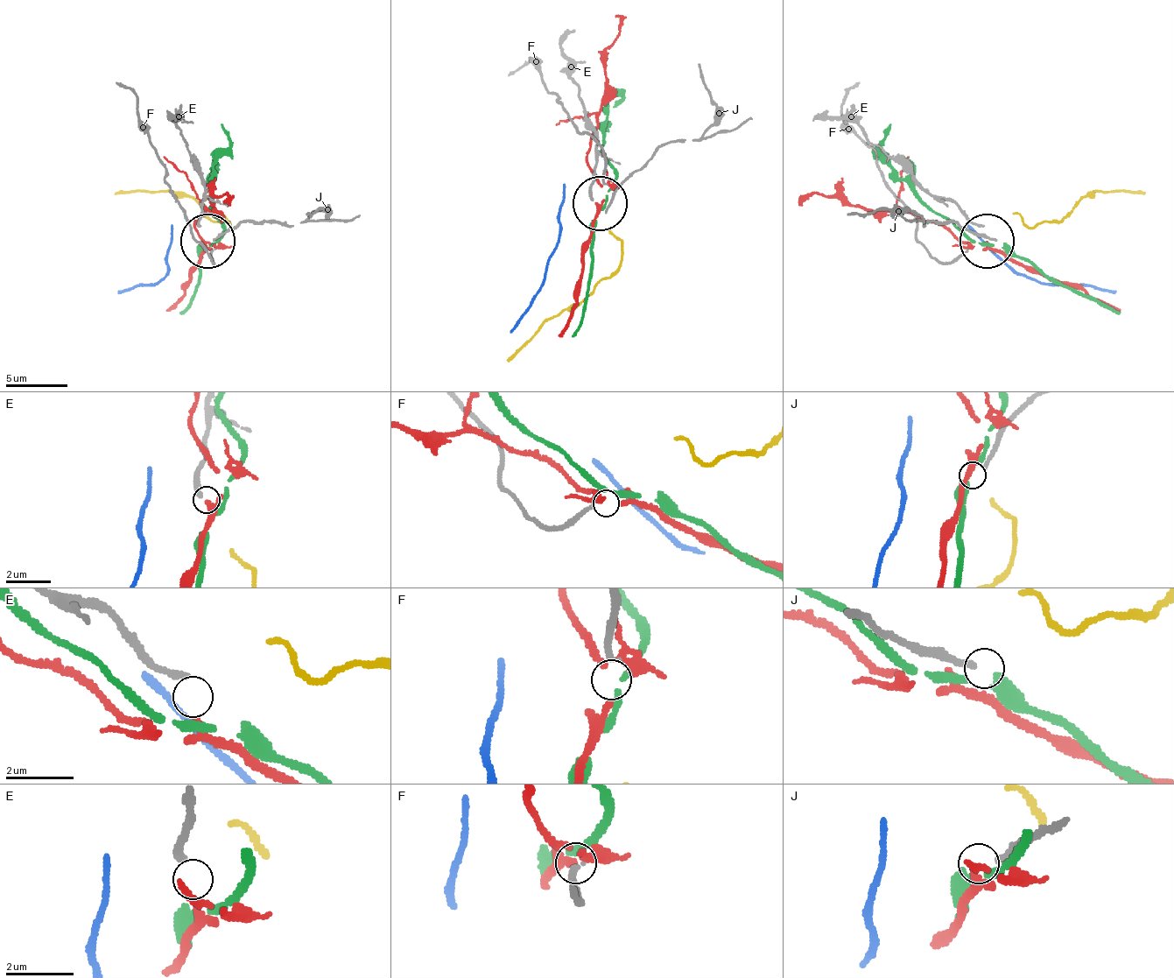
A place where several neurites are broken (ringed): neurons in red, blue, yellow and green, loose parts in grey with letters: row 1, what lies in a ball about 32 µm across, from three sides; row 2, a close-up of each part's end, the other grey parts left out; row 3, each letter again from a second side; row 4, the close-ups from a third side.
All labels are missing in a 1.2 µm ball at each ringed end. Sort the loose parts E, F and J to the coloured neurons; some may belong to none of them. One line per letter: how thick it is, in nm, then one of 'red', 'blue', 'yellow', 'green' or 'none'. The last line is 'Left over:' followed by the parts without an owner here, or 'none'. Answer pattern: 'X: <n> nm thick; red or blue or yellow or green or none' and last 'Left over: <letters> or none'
E: 200 nm thick; red
F: 190 nm thick; none
J: 160 nm thick; green
Left over: F

